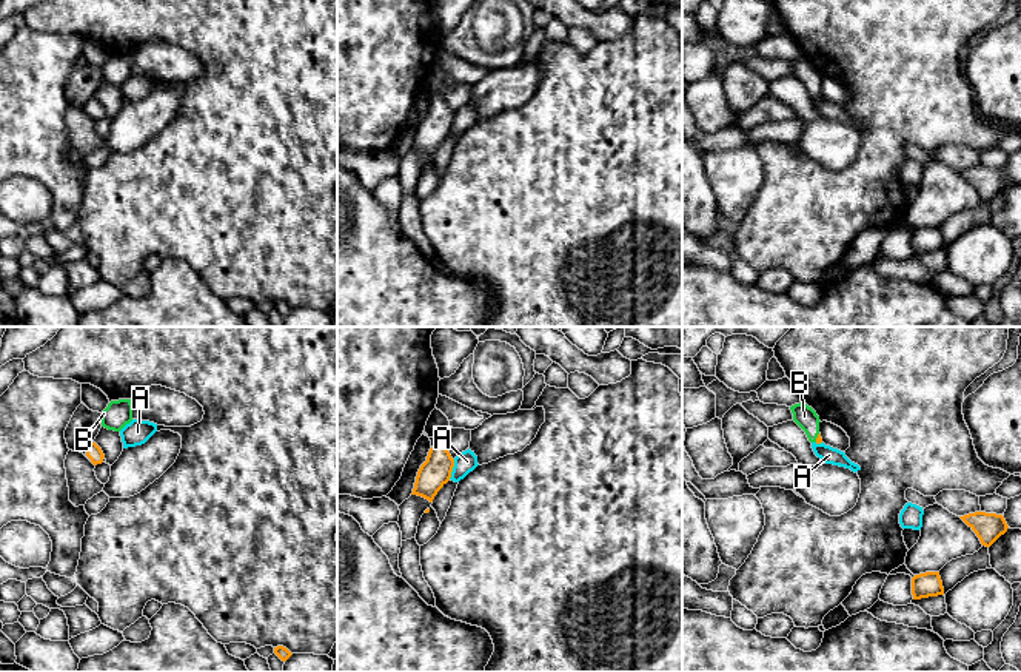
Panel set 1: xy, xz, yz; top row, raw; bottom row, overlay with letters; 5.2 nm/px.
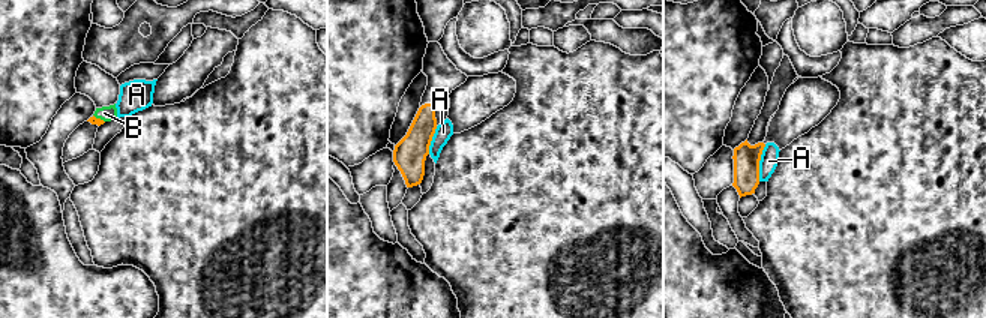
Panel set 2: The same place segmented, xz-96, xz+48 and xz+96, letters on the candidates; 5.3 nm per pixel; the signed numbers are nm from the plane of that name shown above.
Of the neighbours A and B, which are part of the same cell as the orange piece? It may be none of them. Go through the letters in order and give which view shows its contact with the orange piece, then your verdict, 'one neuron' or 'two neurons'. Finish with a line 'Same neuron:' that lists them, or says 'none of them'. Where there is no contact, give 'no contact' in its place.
A: xz | two neurons
B: yz | one neuron
Same neuron: B

